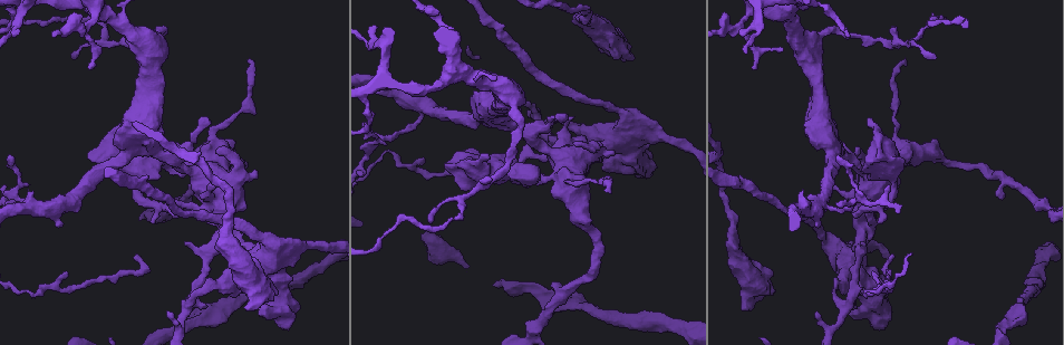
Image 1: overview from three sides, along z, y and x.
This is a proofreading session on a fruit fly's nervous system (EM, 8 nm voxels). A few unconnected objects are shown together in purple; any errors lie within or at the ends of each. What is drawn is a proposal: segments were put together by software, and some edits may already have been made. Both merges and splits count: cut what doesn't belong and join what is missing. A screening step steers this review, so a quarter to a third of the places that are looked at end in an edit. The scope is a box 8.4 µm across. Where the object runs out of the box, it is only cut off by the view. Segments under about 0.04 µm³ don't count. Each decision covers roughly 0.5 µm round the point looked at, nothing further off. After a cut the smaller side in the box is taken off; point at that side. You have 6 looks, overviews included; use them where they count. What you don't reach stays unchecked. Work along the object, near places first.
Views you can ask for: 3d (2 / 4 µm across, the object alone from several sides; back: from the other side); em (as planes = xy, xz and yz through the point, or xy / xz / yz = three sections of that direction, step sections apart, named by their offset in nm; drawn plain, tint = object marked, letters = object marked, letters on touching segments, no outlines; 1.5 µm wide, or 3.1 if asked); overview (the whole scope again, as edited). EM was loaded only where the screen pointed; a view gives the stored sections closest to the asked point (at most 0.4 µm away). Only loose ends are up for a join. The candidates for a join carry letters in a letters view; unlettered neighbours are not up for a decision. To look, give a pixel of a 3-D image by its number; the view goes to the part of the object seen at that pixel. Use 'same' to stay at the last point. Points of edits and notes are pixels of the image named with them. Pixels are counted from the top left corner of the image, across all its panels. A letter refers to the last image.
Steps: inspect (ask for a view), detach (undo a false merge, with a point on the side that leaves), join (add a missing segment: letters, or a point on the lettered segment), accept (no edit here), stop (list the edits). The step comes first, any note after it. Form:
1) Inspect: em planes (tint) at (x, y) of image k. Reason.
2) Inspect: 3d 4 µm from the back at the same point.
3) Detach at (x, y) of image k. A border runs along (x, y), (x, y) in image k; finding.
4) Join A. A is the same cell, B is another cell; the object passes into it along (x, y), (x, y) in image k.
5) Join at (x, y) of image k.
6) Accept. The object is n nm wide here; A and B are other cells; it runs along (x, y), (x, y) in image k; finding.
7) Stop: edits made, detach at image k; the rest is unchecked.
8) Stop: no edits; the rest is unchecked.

Inspect: 3d 2 µm at (245, 308) of image 1. An open end.

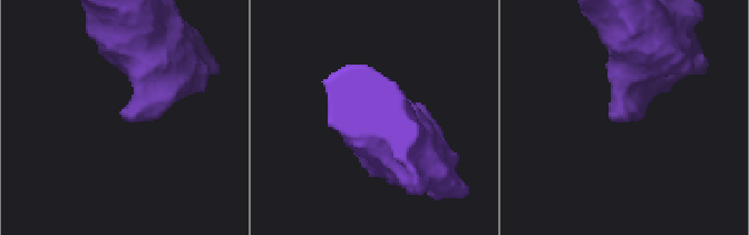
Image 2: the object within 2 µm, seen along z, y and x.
Inspect: em planes (letters) at (122, 114) of image 2.

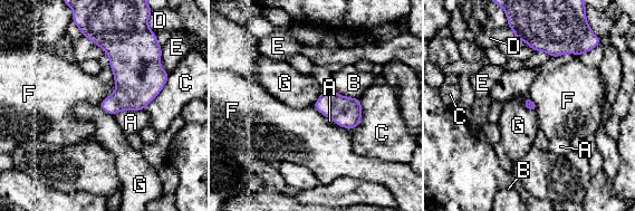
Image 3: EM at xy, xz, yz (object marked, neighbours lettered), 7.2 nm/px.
Accept. A, B, C, D, E, F and G are other cells; a border runs along (99, 105), (104, 111), (113, 115) in image 3; no lettered segment goes on from it.

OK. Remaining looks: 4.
Inspect: em planes (letters) at (261, 310) of image 1. Free end.

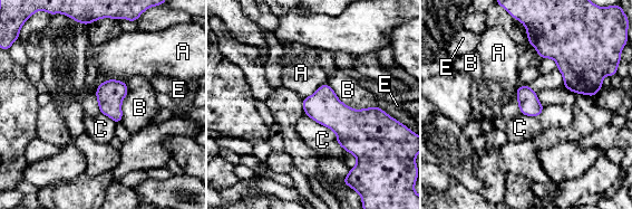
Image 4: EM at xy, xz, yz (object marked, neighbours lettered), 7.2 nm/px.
Accept. The longest contact is with C, 420 nm; A, B, C and E are other cells; a border runs along (100, 84), (96, 88), (99, 113) in image 4; none of them fits.

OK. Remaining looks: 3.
Inspect: 3d 2 µm at (856, 152) of image 1. Branch stops here.

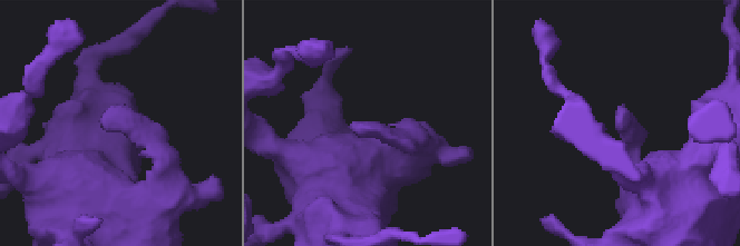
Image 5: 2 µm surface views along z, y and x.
Inspect: em planes (letters) at (622, 129) of image 5. Need the tissue.

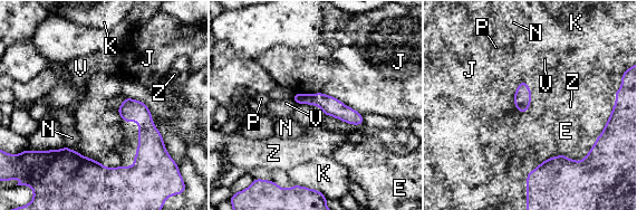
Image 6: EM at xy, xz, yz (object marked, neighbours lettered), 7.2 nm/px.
Accept. The longest contact is with J, 500 nm; E, J, K, N, P, V and Z are other cells; a border runs along (296, 92), (331, 95), (362, 115) in image 6; none of them fits.

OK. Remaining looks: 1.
Stop: no edits; the rest is unchecked.

